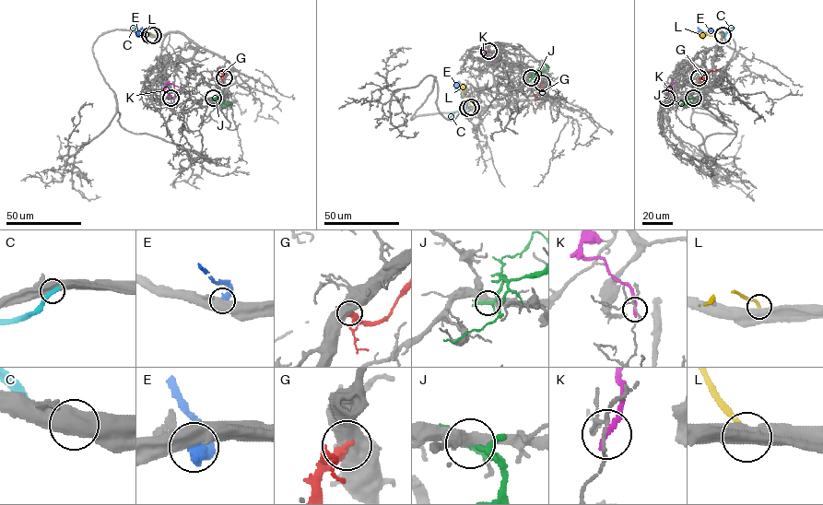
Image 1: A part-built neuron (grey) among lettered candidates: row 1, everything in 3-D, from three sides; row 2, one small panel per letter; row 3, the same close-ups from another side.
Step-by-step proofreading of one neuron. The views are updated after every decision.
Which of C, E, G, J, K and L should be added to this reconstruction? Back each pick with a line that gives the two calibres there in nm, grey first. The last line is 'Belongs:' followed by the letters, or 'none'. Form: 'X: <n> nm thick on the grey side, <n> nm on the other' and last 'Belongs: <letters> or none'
C: 600 nm thick on the grey side, 400 nm on the other
Belongs: C

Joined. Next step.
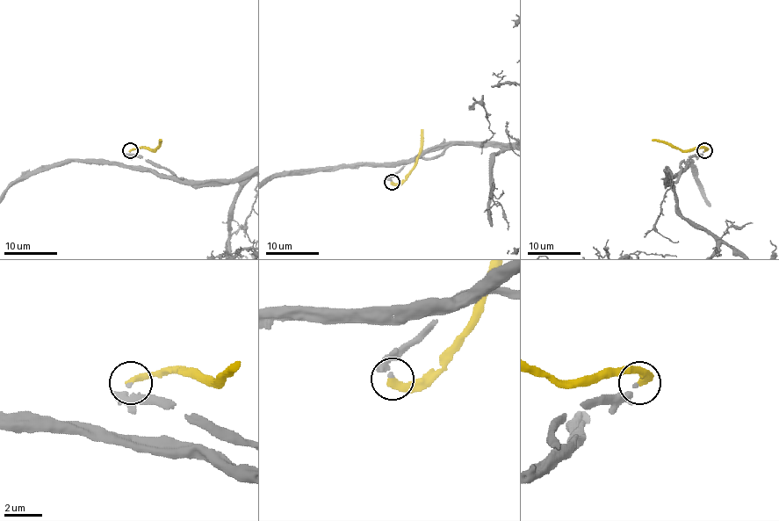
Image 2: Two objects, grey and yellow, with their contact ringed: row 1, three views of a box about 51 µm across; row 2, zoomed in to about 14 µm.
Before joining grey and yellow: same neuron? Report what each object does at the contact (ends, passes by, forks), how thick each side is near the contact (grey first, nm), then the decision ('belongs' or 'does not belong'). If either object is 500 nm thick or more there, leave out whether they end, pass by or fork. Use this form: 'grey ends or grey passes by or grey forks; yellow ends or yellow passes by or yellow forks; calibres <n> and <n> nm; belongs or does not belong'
grey ends; yellow ends; calibres 180 and 380 nm; belongs

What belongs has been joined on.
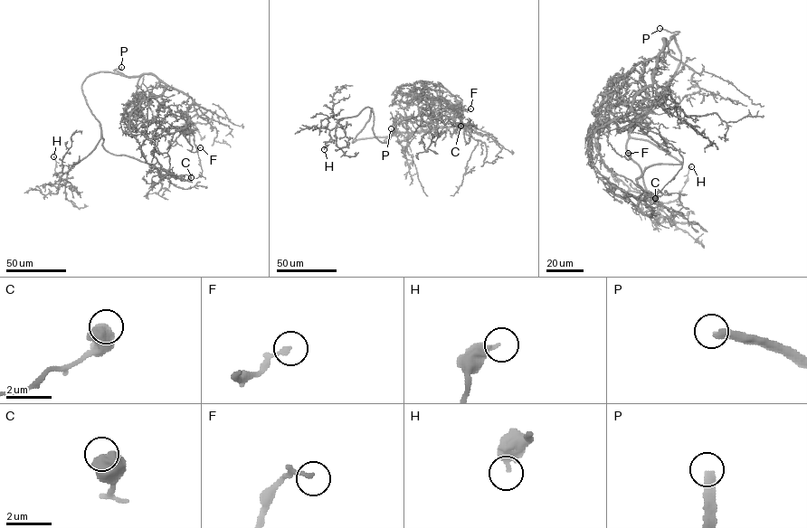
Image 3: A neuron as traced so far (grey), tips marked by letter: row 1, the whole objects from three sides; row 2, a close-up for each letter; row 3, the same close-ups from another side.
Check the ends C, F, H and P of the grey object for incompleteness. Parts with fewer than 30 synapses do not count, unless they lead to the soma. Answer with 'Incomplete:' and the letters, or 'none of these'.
Incomplete: P

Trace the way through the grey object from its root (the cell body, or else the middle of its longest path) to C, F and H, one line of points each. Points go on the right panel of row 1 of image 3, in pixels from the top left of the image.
C: (639, 177), (636, 183), (644, 196), (639, 198), (654, 203), (655, 198)
F: (639, 177), (642, 199), (600, 174), (589, 142), (608, 124), (608, 143), (628, 160), (628, 153)
H: (639, 177), (654, 164), (681, 164), (649, 141), (630, 137), (626, 153), (654, 201), (675, 200), (691, 166)

